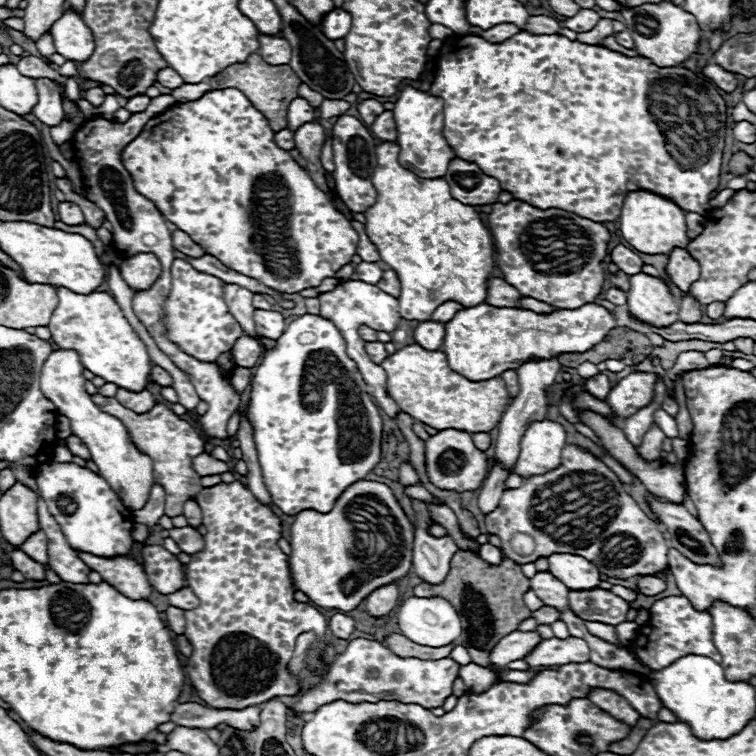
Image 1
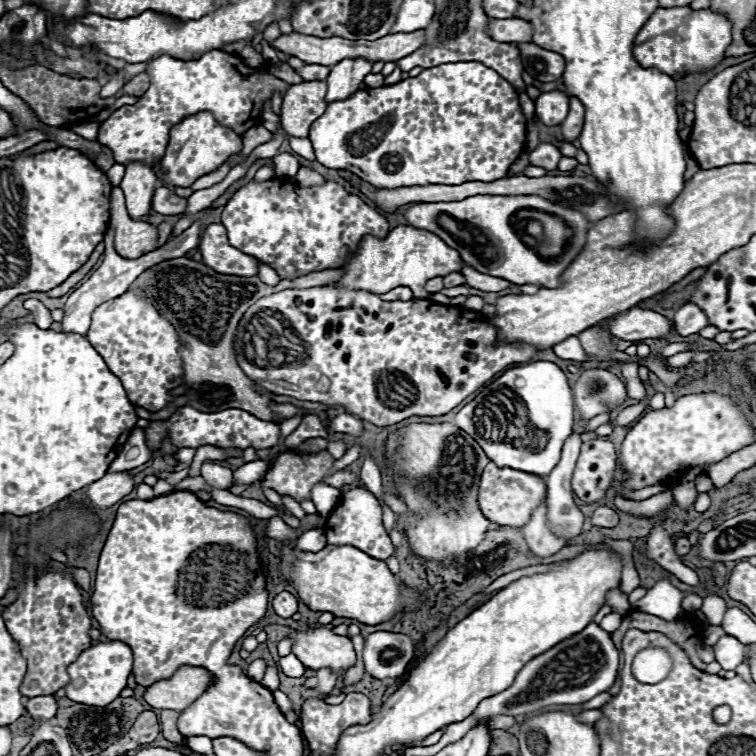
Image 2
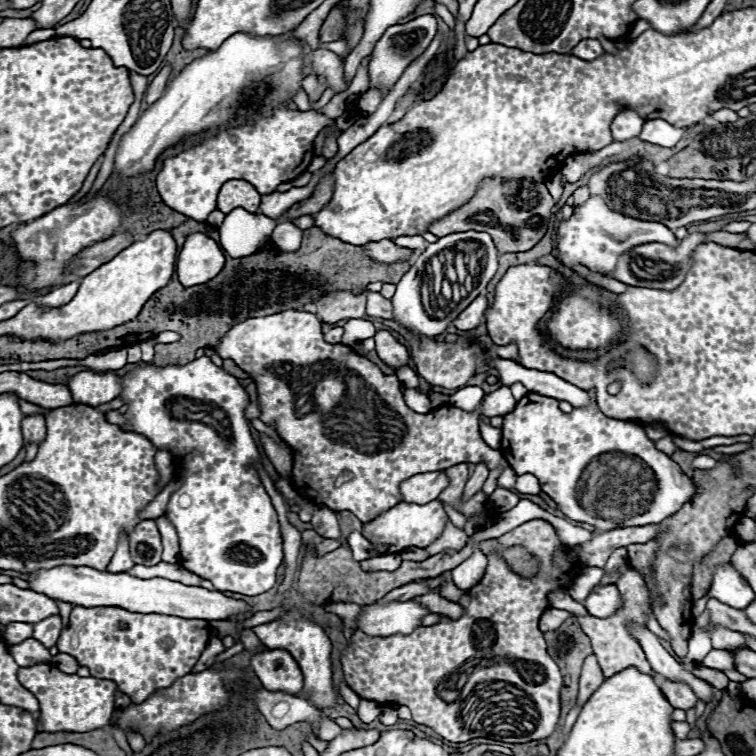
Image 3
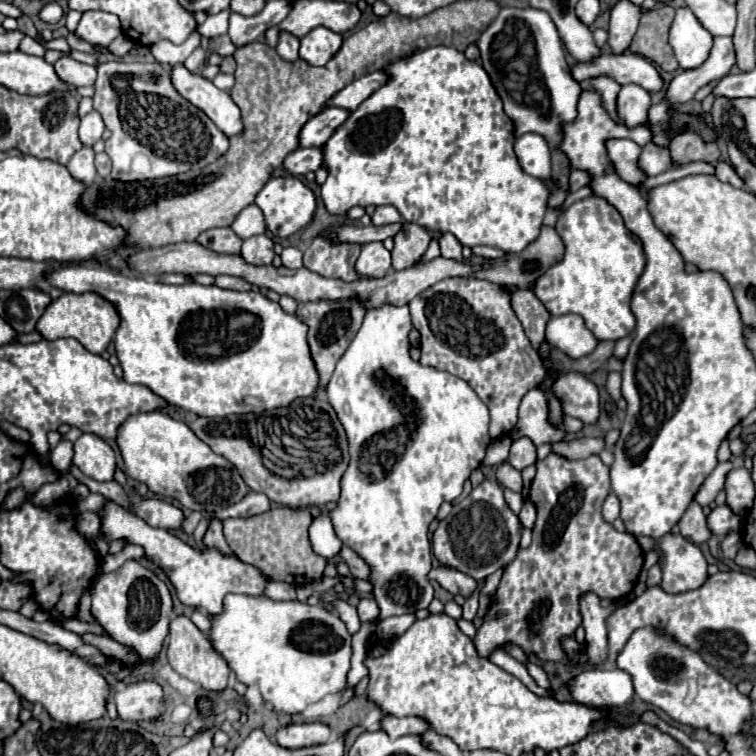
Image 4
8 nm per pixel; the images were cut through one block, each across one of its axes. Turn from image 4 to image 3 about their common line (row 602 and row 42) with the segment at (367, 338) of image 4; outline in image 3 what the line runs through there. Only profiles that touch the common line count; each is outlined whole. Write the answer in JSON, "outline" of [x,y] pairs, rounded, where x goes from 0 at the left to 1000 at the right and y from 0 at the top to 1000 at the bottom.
{"outline":[[[563,19],[556,21],[550,26],[542,26],[537,32],[524,32],[519,37],[513,37],[508,42],[508,48],[497,56],[495,69],[489,71],[489,82],[487,82],[487,98],[489,98],[489,114],[508,114],[508,124],[524,111],[524,106],[529,103],[529,98],[534,95],[534,90],[548,82],[571,56],[574,45],[577,45],[577,21],[574,19]]]}

